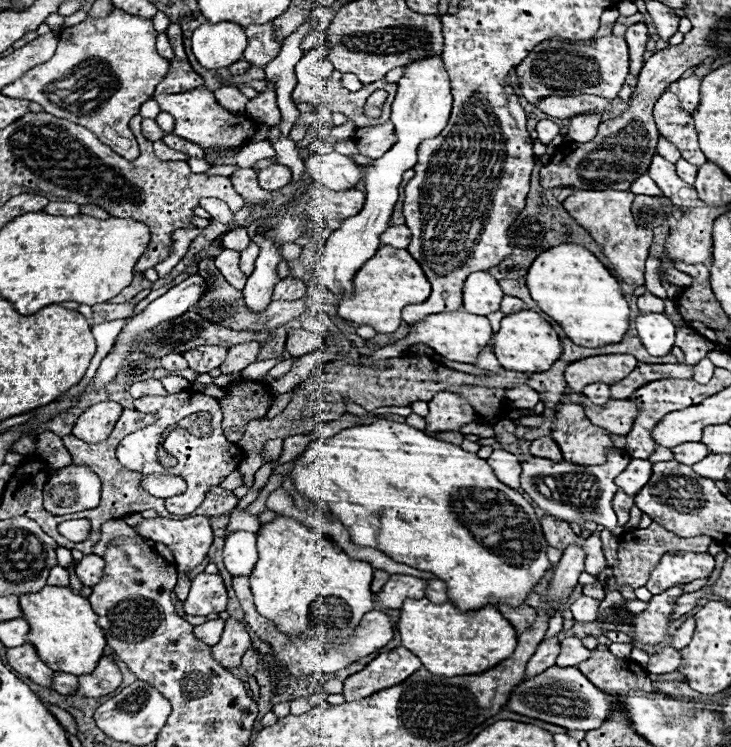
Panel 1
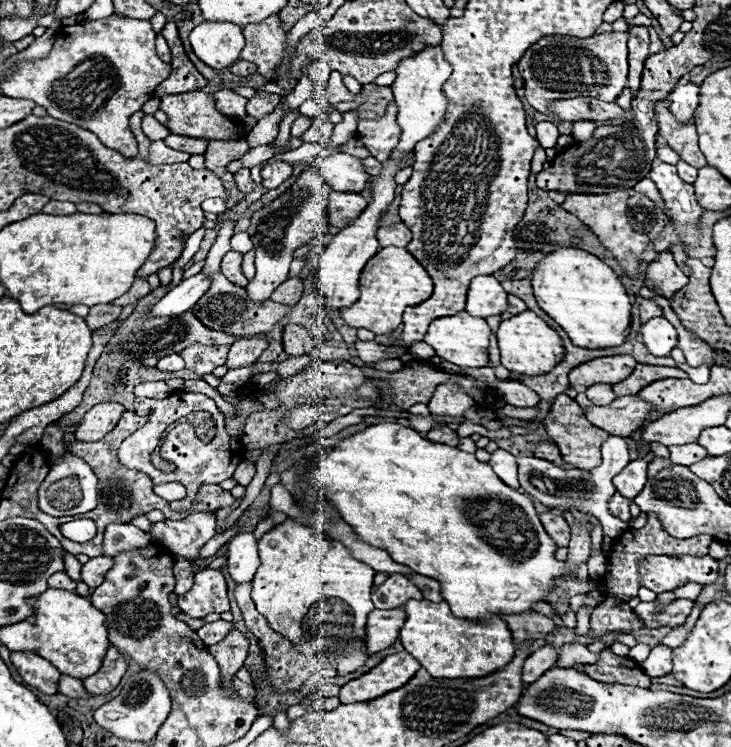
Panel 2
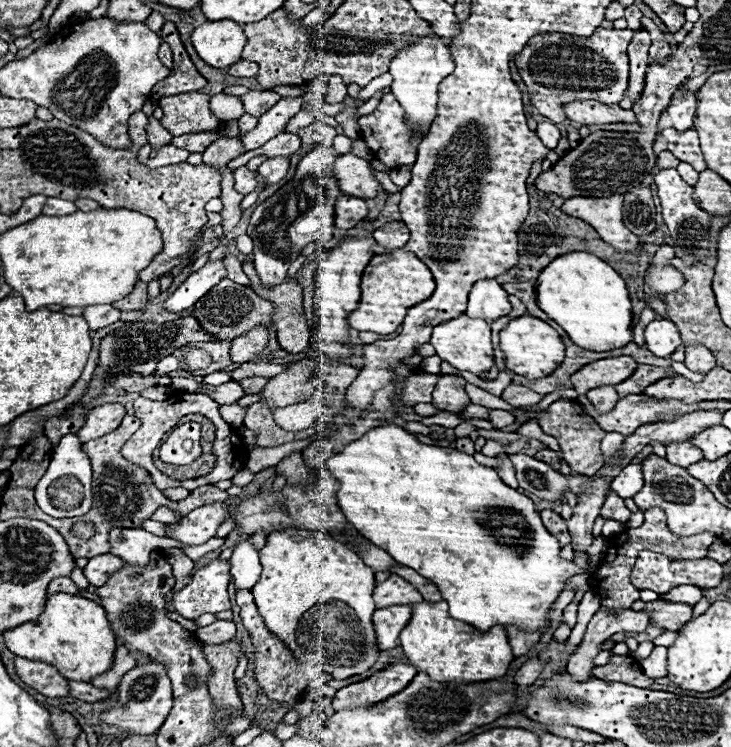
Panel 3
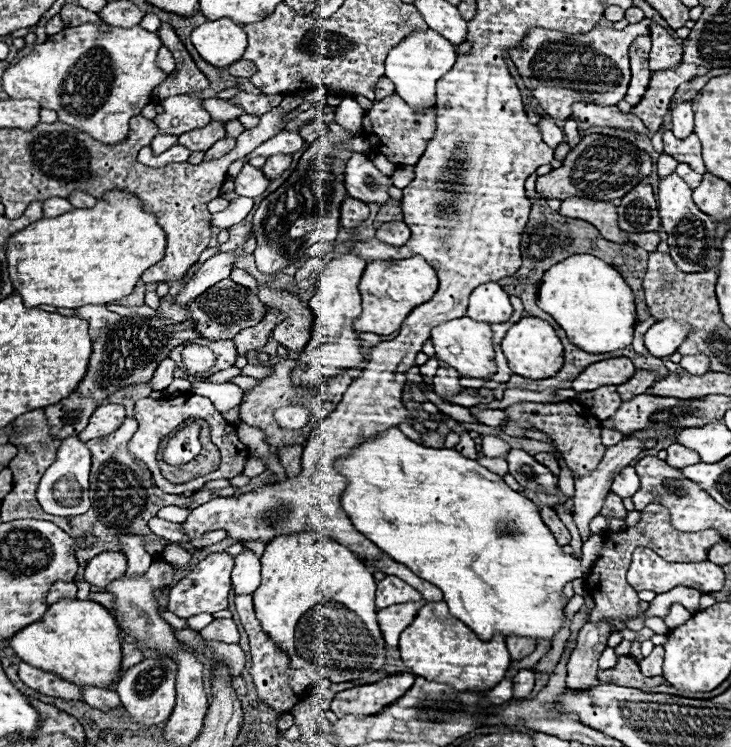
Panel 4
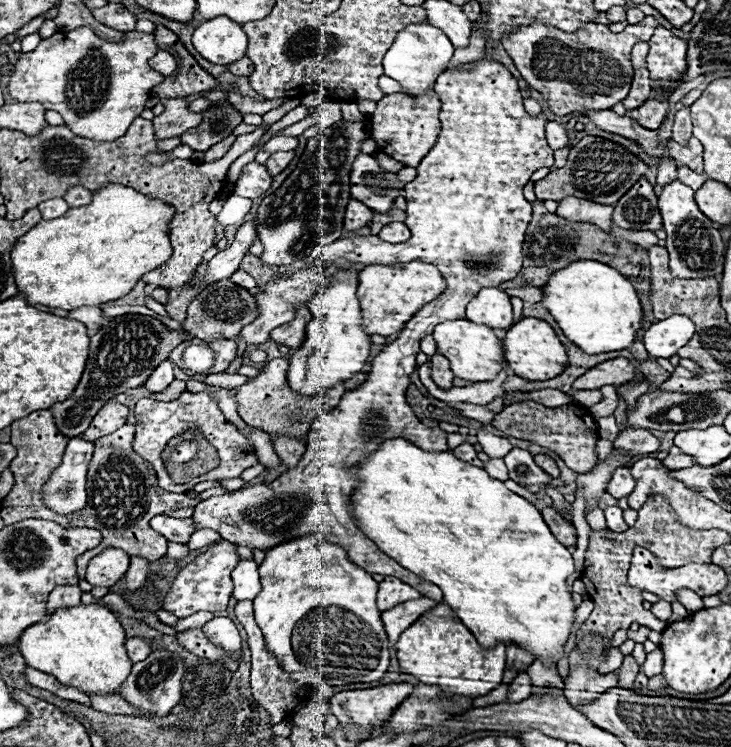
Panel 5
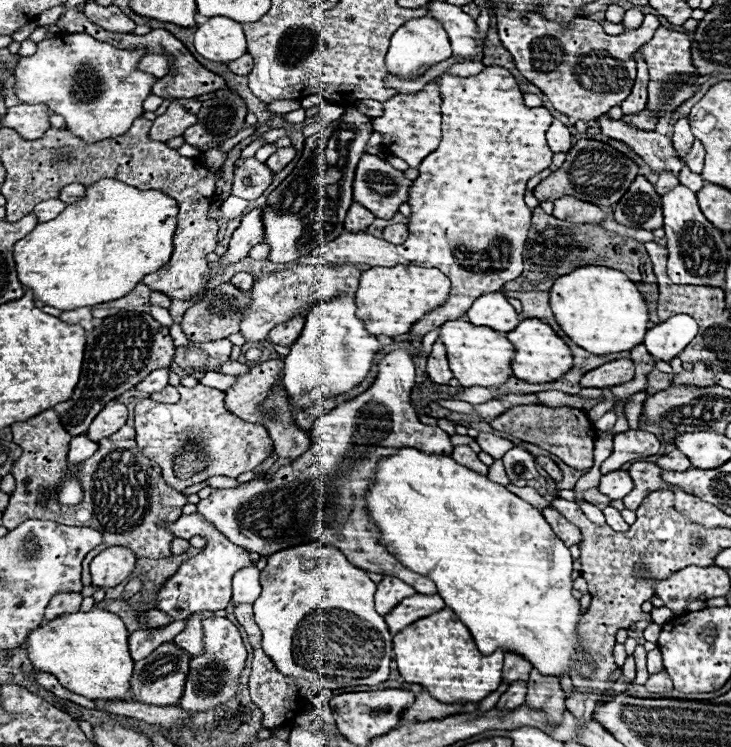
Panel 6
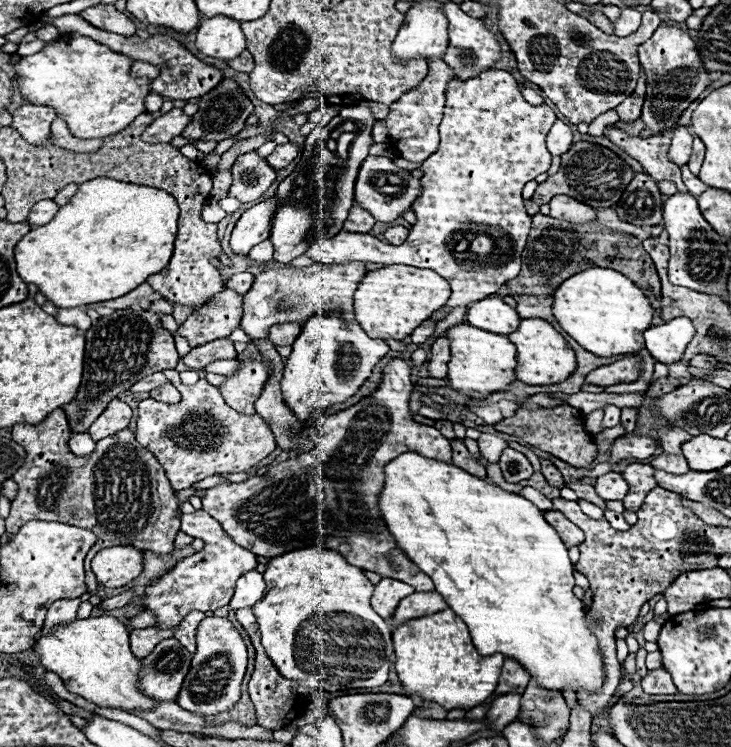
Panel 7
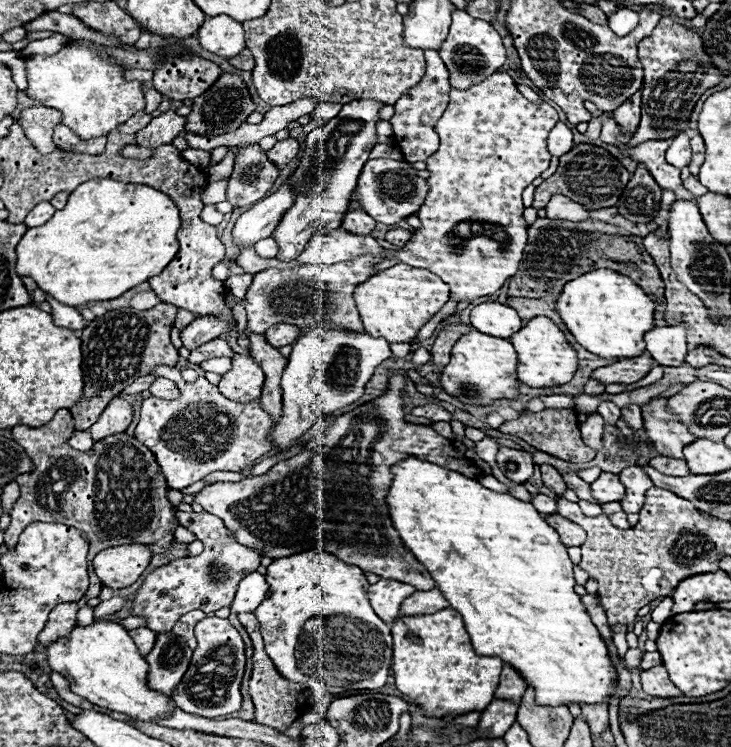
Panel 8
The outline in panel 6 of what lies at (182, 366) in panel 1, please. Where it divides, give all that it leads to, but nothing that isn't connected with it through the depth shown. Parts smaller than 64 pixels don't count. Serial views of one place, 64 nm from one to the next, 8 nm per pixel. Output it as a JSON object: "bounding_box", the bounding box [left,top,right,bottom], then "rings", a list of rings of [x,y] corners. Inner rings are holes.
{"bounding_box":[136,368,168,394],"rings":[[[160,368],[154,370],[148,378],[144,378],[140,384],[136,384],[136,390],[152,394],[152,392],[160,392],[164,386],[168,386],[168,368]]]}

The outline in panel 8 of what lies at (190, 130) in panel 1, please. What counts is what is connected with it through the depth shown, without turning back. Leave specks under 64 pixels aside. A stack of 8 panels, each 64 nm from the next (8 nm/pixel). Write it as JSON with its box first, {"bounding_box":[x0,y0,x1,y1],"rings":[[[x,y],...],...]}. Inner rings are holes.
{"bounding_box":[136,110,184,148],"rings":[[[174,110],[162,112],[152,118],[146,128],[136,132],[136,144],[146,148],[158,148],[160,144],[170,144],[184,130],[184,118]]]}

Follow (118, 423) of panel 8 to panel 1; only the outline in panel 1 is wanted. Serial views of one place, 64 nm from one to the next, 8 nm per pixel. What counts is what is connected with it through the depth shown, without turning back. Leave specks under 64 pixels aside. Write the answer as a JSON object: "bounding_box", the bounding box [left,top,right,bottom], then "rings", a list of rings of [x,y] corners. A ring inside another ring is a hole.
{"bounding_box":[72,402,124,442],"rings":[[[98,402],[90,406],[74,424],[72,434],[80,440],[88,442],[100,442],[106,440],[116,426],[116,420],[120,418],[120,412],[124,408],[118,402]]]}

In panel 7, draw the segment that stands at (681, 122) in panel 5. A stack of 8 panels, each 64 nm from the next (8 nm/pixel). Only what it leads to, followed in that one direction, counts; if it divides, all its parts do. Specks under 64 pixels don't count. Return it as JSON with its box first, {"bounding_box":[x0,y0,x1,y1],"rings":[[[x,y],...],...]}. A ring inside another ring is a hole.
{"bounding_box":[668,126,692,166],"rings":[[[680,126],[674,130],[674,136],[672,136],[672,146],[670,146],[670,152],[668,152],[668,158],[670,162],[678,164],[678,166],[684,166],[688,164],[688,156],[690,156],[690,148],[692,148],[692,134],[686,126]]]}

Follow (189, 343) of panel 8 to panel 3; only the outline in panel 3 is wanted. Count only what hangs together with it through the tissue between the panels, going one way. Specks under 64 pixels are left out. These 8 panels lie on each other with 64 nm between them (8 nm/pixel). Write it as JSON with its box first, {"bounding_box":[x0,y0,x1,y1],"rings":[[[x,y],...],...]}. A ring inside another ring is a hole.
{"bounding_box":[192,278,274,340],"rings":[[[224,278],[216,288],[204,294],[192,308],[194,308],[194,318],[198,320],[202,330],[220,340],[234,340],[236,336],[248,332],[256,324],[270,324],[274,312],[274,306],[268,300],[256,296],[252,288],[240,286],[228,278]]]}

